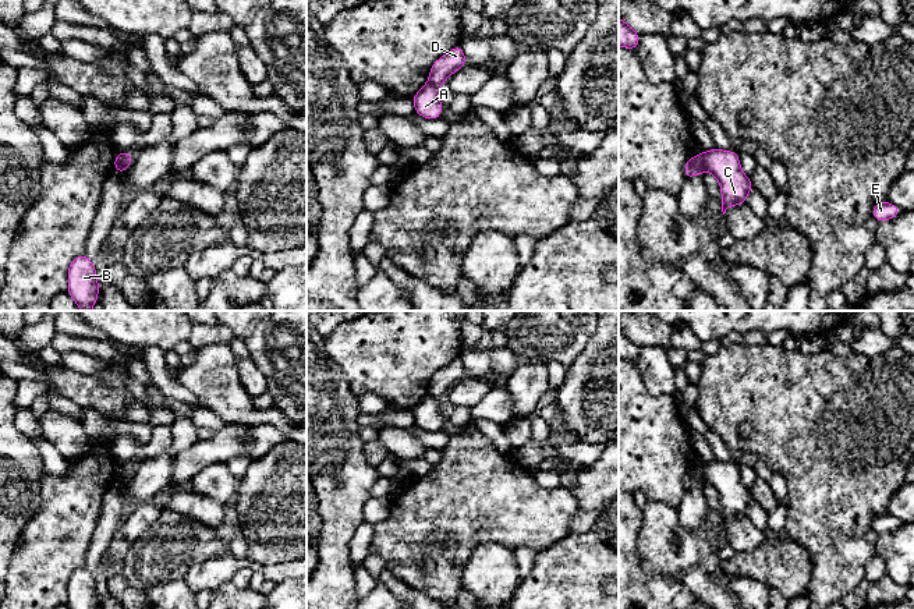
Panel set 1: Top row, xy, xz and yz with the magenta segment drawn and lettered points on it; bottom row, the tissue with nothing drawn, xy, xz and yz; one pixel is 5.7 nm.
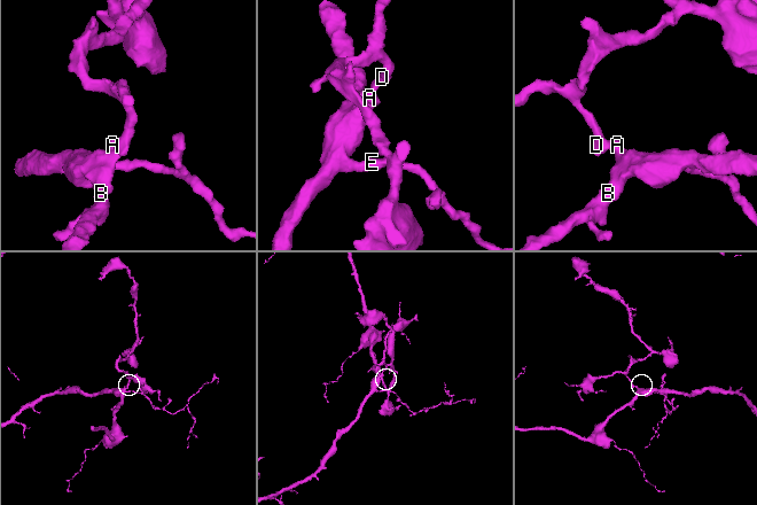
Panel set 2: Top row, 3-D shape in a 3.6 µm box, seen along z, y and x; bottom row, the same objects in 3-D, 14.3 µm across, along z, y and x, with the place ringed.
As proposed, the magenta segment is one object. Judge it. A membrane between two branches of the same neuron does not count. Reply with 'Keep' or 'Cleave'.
Cleave

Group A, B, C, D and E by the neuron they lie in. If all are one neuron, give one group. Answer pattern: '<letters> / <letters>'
A B C E / D

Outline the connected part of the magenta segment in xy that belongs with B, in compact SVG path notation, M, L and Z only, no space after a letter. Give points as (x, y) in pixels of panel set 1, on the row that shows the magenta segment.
M86 254L72 259L67 270L68 286L65 291L81 311L92 311L99 297L99 280L96 266Z

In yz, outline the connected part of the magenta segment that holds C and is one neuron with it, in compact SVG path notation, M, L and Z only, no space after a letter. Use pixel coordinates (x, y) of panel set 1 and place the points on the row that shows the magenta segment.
M712 148L702 152L704 171L712 173L722 190L722 212L730 206L747 202L750 191L754 188L751 178L741 170L738 153Z

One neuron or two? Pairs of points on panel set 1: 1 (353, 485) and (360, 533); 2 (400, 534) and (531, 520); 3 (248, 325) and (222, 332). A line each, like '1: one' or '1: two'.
1: two
2: one
3: two

